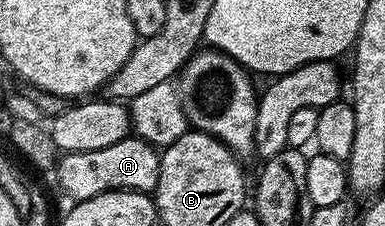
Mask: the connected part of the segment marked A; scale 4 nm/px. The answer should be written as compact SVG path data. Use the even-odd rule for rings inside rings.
M127 137L124 141L116 141L116 145L108 145L108 149L96 149L88 153L66 153L57 160L58 183L71 195L71 200L91 199L100 193L109 191L140 191L152 193L160 177L160 155L151 144L137 137Z

